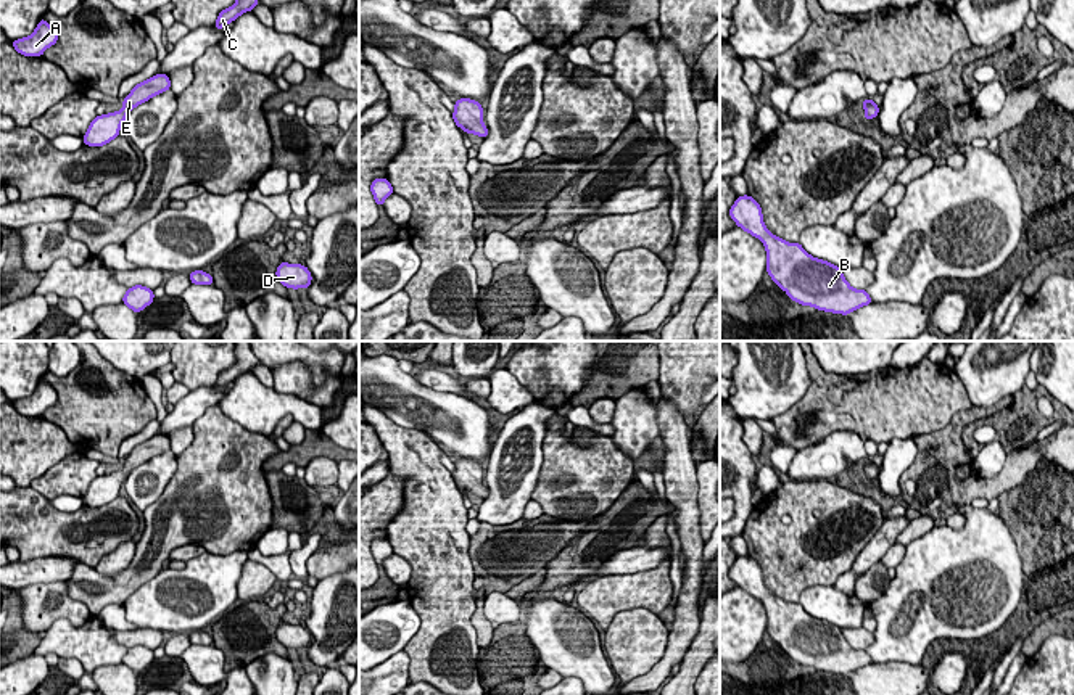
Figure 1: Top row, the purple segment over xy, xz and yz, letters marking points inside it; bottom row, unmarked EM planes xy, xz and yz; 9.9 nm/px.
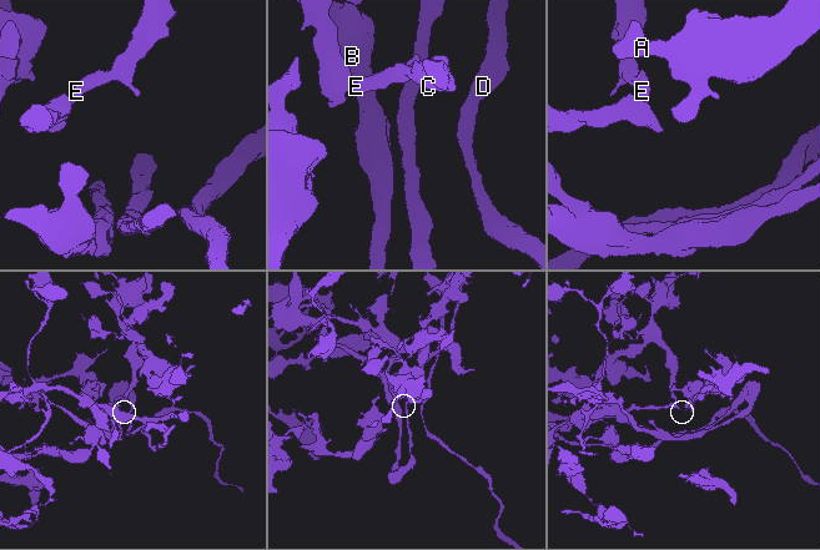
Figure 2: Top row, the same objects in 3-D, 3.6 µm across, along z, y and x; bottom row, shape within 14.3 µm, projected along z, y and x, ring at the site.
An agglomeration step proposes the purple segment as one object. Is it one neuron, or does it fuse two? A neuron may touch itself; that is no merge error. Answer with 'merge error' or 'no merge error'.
no merge error

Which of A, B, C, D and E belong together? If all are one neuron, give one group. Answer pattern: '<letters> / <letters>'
A B C D E

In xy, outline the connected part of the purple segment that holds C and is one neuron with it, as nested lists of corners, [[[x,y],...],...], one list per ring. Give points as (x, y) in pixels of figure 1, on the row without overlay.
[[[235,341],[237,362],[222,370],[214,383],[216,389],[224,389],[229,383],[235,381],[240,375],[251,372],[258,364],[258,357],[251,351],[250,341]]]

